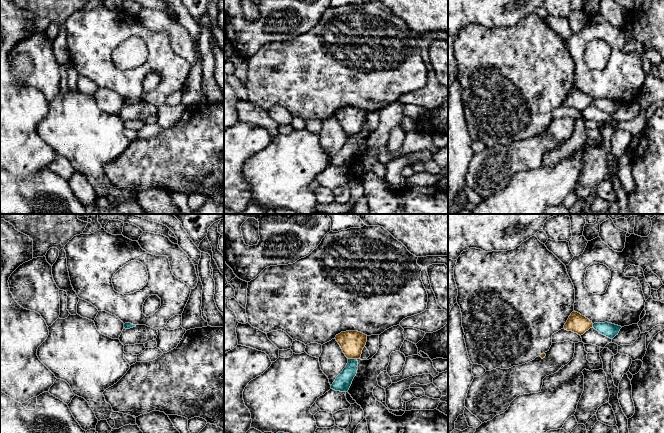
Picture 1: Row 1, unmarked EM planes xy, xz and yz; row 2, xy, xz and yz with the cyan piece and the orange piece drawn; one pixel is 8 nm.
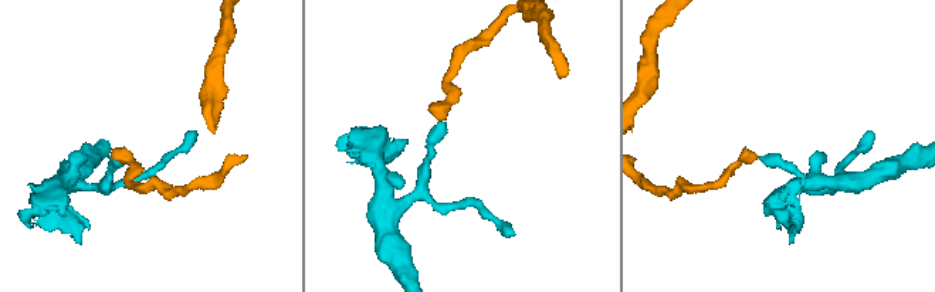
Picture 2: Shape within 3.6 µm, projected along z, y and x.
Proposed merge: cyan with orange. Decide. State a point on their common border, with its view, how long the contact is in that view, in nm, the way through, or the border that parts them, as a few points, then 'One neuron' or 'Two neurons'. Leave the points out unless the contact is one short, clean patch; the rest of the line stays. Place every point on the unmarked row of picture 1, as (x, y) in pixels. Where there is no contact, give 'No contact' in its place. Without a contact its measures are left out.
Touches cyan at xz (352, 135). Shared border 70 nm. Boundary: xz (348, 134), (356, 135). Two neurons

